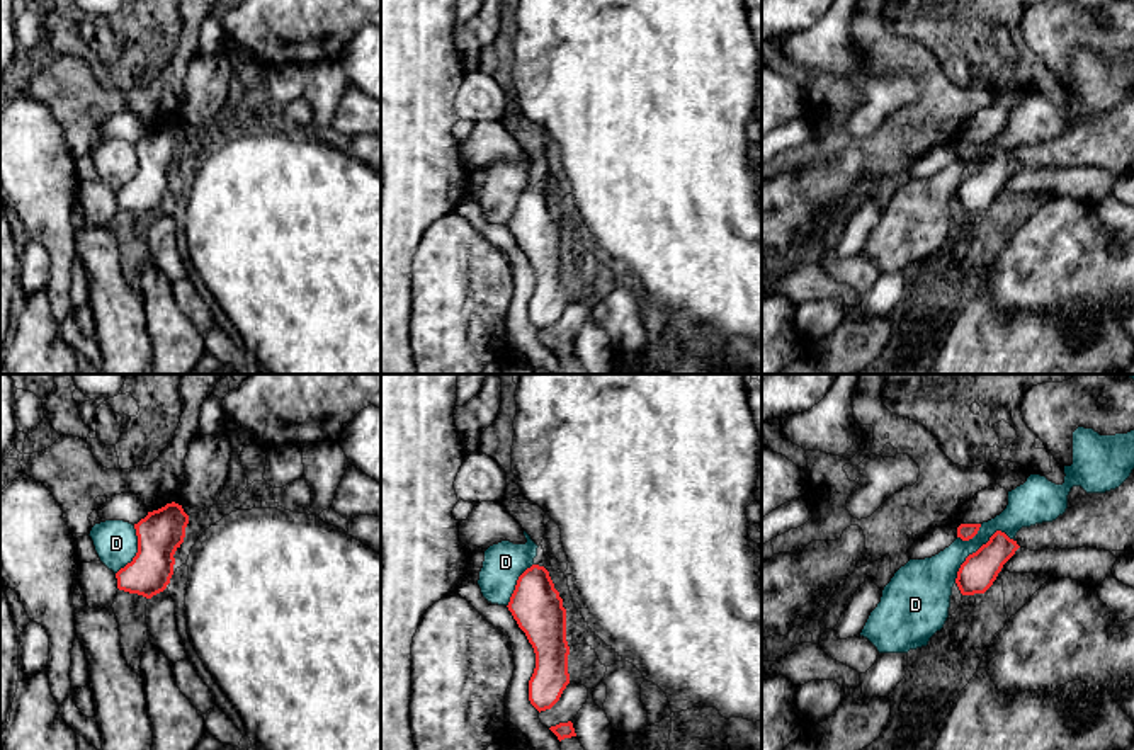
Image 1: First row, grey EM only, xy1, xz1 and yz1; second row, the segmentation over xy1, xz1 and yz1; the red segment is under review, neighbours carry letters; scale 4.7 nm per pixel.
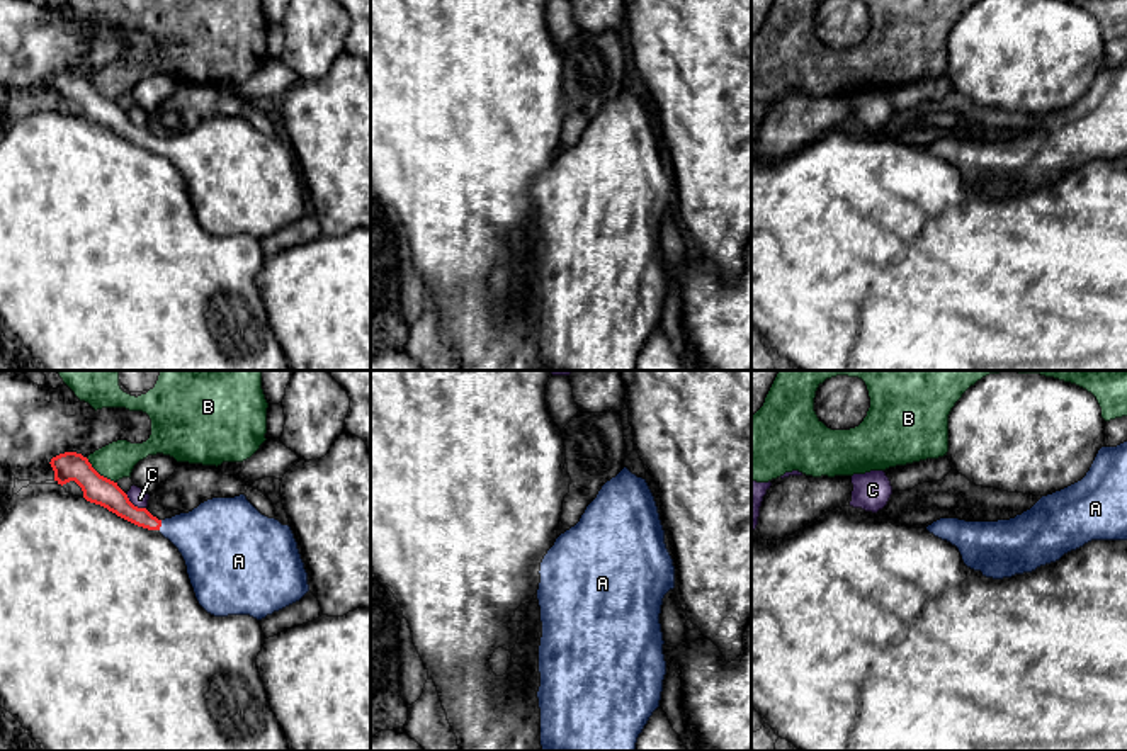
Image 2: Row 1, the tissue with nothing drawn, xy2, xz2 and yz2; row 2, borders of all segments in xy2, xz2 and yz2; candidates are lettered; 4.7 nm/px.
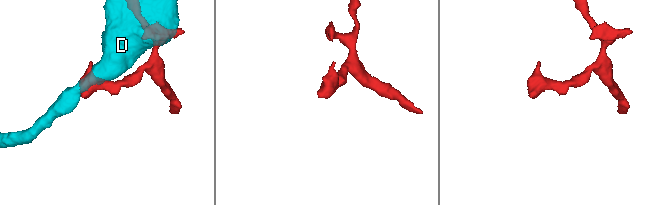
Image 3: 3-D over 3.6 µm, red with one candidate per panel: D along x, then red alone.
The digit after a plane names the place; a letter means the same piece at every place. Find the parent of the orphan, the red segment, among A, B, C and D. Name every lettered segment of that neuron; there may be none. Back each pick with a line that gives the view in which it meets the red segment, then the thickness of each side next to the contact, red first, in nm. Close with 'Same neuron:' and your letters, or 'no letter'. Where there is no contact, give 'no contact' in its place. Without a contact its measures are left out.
A: meets red in xy2; 110 nm thick on the red side, 320 nm on the other
Same neuron: A

